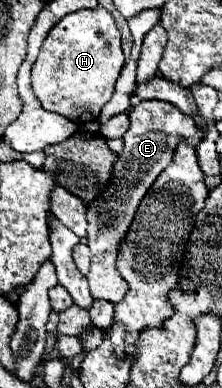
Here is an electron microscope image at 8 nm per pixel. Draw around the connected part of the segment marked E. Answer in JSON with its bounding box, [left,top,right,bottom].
[87,101,205,303]

